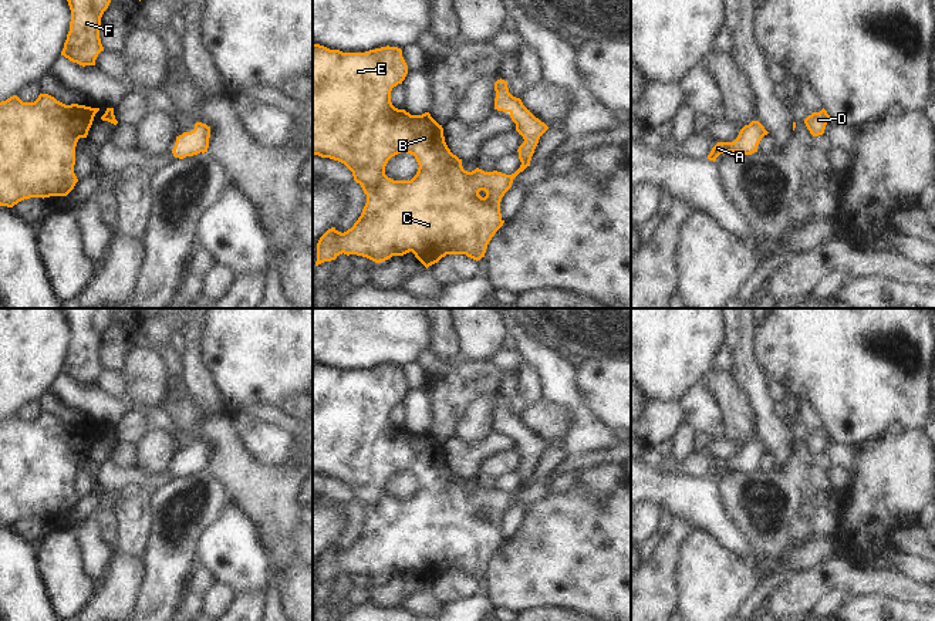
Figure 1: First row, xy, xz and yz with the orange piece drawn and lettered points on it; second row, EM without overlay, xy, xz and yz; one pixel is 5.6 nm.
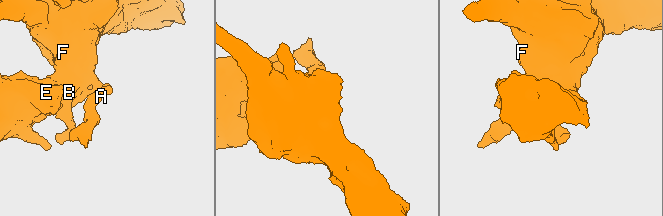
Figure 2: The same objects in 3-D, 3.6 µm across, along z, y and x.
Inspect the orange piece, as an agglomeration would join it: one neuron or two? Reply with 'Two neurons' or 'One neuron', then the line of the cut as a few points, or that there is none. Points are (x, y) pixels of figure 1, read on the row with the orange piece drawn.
One neuron. No split.

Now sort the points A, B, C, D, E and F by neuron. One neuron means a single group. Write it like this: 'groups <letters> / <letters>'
groups A B C D E F

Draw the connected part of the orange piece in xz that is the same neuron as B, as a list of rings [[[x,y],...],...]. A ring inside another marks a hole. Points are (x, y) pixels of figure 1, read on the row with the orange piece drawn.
[[[313,44],[313,155],[344,163],[367,195],[362,213],[351,229],[341,233],[331,227],[320,237],[315,266],[335,260],[342,253],[381,263],[392,256],[404,256],[412,252],[426,269],[446,254],[466,254],[476,261],[480,260],[485,257],[489,242],[504,223],[500,213],[502,198],[512,188],[513,179],[530,166],[539,139],[548,129],[523,105],[520,98],[509,92],[507,81],[497,80],[494,82],[494,109],[509,112],[516,124],[516,131],[524,139],[517,149],[521,165],[512,175],[497,171],[485,172],[479,168],[468,172],[462,166],[462,159],[448,148],[442,125],[429,112],[411,115],[405,109],[392,105],[391,91],[402,84],[406,74],[408,65],[402,57],[402,50],[398,47],[387,45],[365,53],[342,53]],[[401,152],[414,155],[419,165],[411,180],[394,180],[385,175],[388,161]]]

